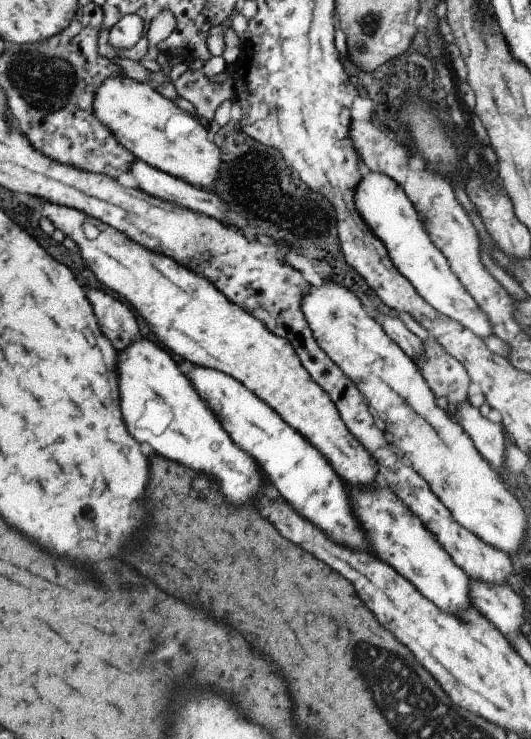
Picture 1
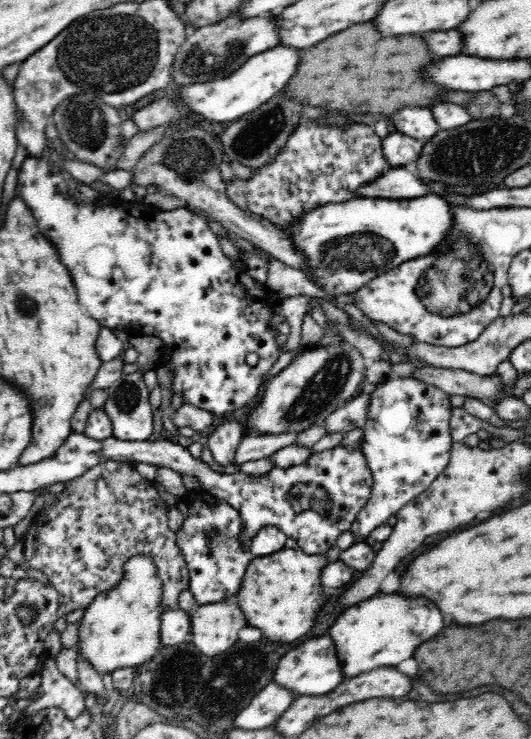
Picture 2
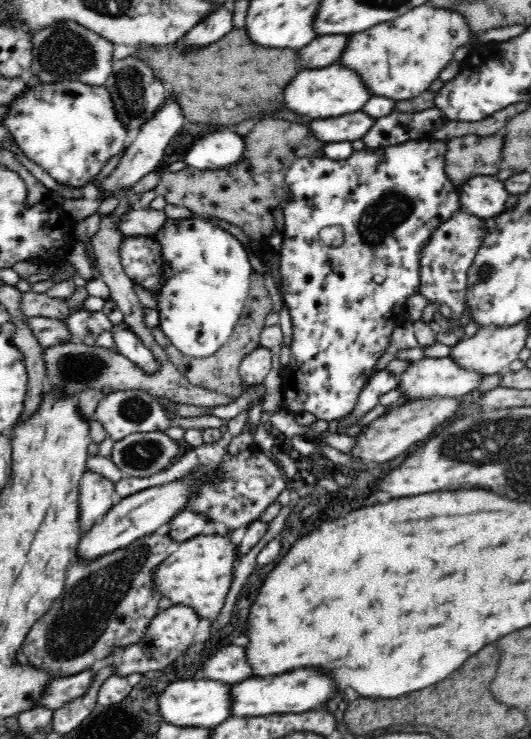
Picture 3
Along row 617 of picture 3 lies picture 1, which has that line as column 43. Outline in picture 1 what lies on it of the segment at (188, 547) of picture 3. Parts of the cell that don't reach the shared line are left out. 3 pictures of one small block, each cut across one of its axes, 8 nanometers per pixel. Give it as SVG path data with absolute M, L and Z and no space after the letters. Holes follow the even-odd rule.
M37 202L33 204L35 212L39 212L43 218L47 218L57 230L61 230L69 240L73 240L77 244L77 248L81 250L81 258L91 258L91 272L93 276L113 294L121 294L121 298L135 308L135 312L145 320L145 324L149 324L149 330L153 332L153 336L161 342L163 346L173 352L175 356L195 364L195 366L205 366L205 368L215 368L219 372L231 374L237 382L241 382L247 390L251 390L259 400L263 400L285 424L294 428L301 436L308 440L317 452L321 453L331 465L331 468L340 476L346 484L353 484L353 488L367 488L377 481L376 467L369 453L343 424L338 415L337 409L332 400L311 380L309 374L303 366L301 366L298 356L295 354L293 347L285 338L271 334L260 320L255 320L251 314L247 314L243 308L231 304L221 292L215 290L213 284L209 284L205 278L193 274L191 270L187 270L185 266L177 264L175 260L149 252L147 248L135 244L133 240L125 238L117 230L101 224L99 220L89 218L89 215L83 212L77 212L72 208L65 208L60 204L51 204L51 202ZM83 226L95 226L97 228L97 236L95 238L87 238L83 232Z

